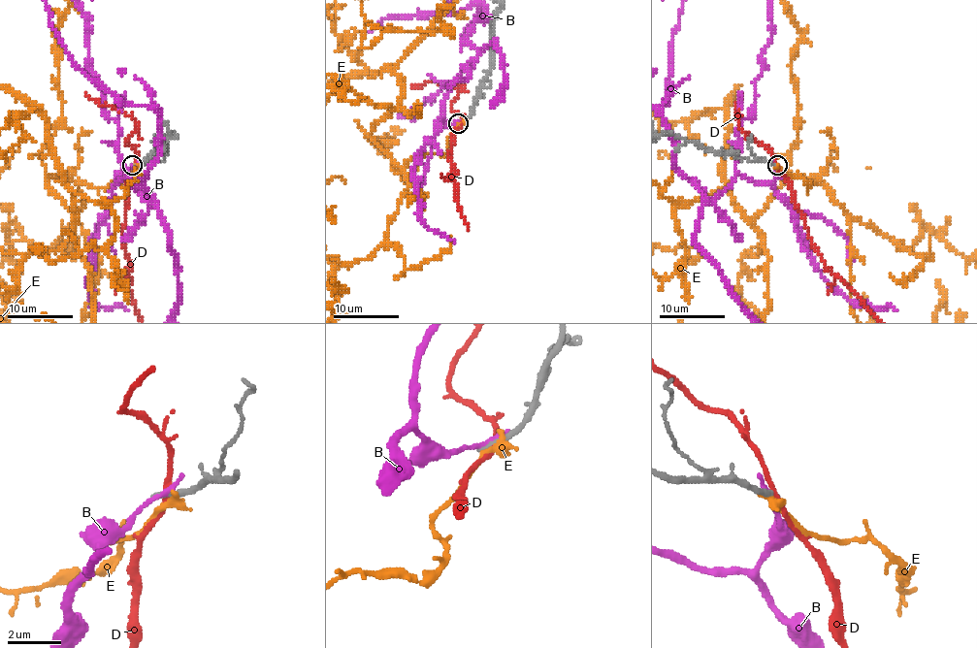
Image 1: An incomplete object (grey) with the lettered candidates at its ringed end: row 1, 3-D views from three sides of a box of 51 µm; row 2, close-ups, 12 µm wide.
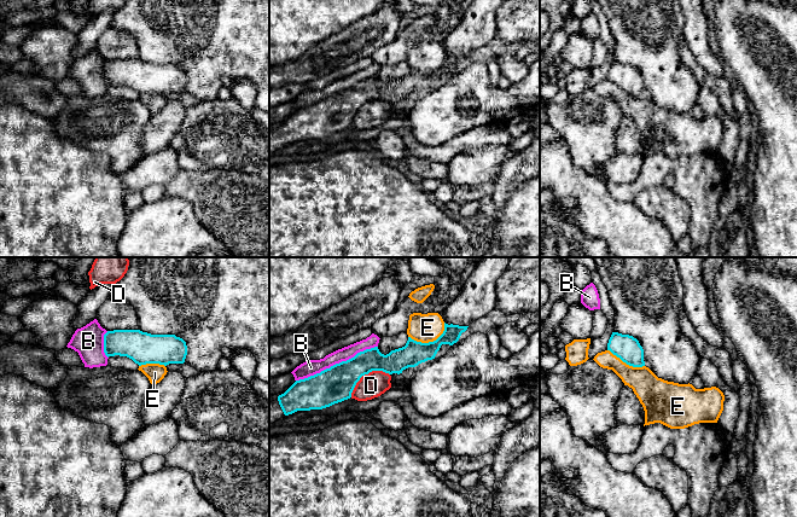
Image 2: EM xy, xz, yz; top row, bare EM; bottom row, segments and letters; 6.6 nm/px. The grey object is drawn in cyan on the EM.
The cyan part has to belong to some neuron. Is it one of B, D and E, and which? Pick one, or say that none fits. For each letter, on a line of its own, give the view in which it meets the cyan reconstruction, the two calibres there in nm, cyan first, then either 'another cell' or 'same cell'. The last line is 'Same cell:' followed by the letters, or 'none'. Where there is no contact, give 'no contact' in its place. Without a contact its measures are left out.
B: xz | 240/110 nm | another cell
D: xz | 240/170 nm | another cell
E: xz | 160/190 nm | another cell
Same cell: none

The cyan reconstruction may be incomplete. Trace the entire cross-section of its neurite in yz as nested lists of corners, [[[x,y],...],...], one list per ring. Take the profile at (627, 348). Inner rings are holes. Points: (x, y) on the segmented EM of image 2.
[[[612,332],[607,343],[607,350],[629,366],[645,366],[644,349],[633,336]]]

